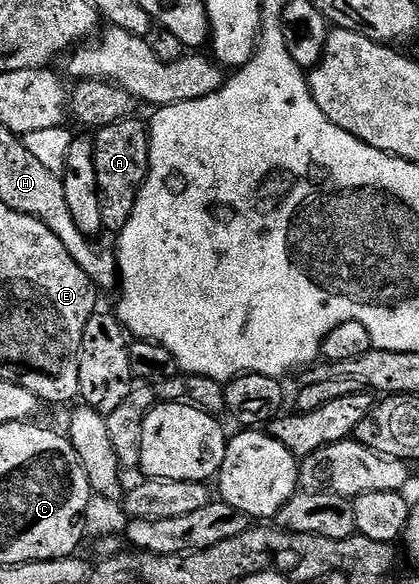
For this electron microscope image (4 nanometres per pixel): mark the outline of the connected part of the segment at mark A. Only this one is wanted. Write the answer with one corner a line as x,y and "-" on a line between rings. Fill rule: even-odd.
139,117
122,119
113,125
105,125
94,132
95,152
93,165
97,173
99,200
101,201
101,221
103,231
118,233
125,229
135,208
139,190
147,180
149,169
149,127

